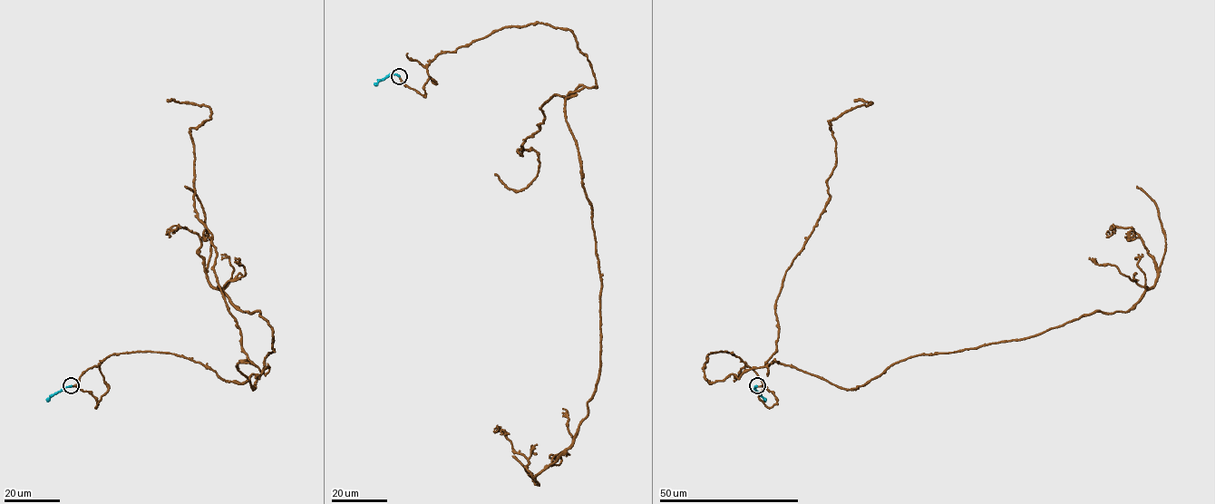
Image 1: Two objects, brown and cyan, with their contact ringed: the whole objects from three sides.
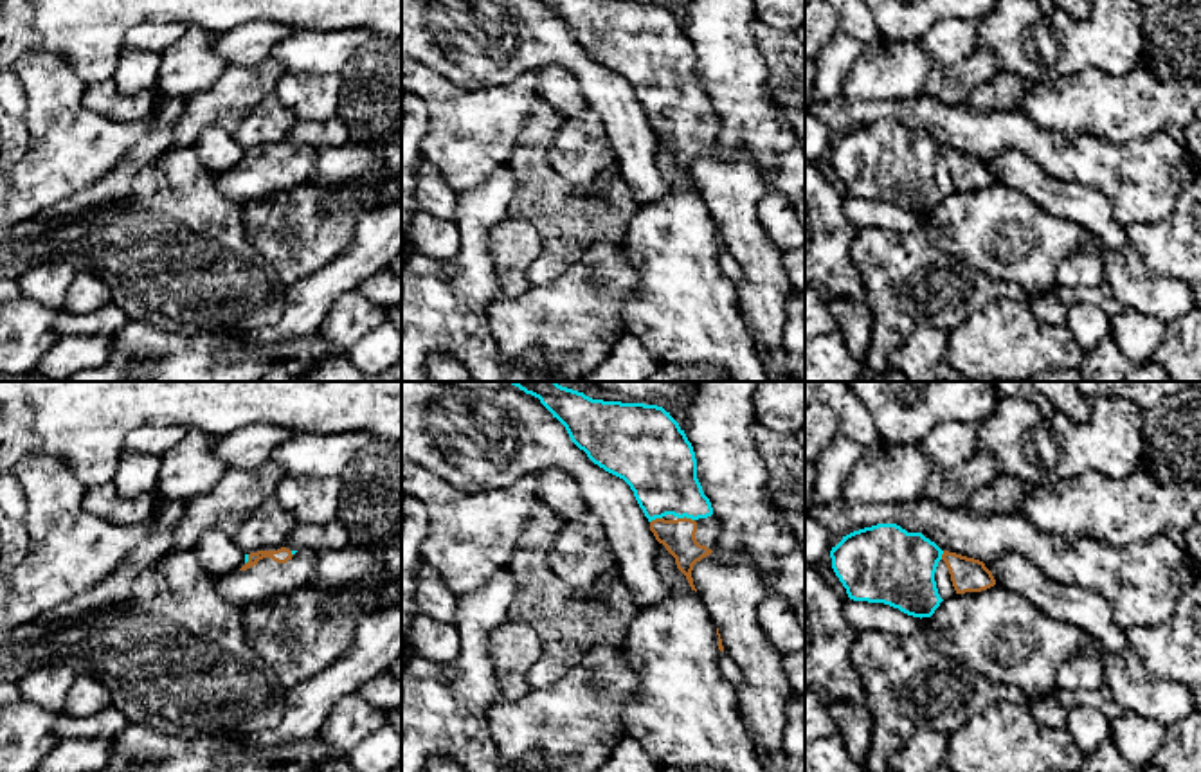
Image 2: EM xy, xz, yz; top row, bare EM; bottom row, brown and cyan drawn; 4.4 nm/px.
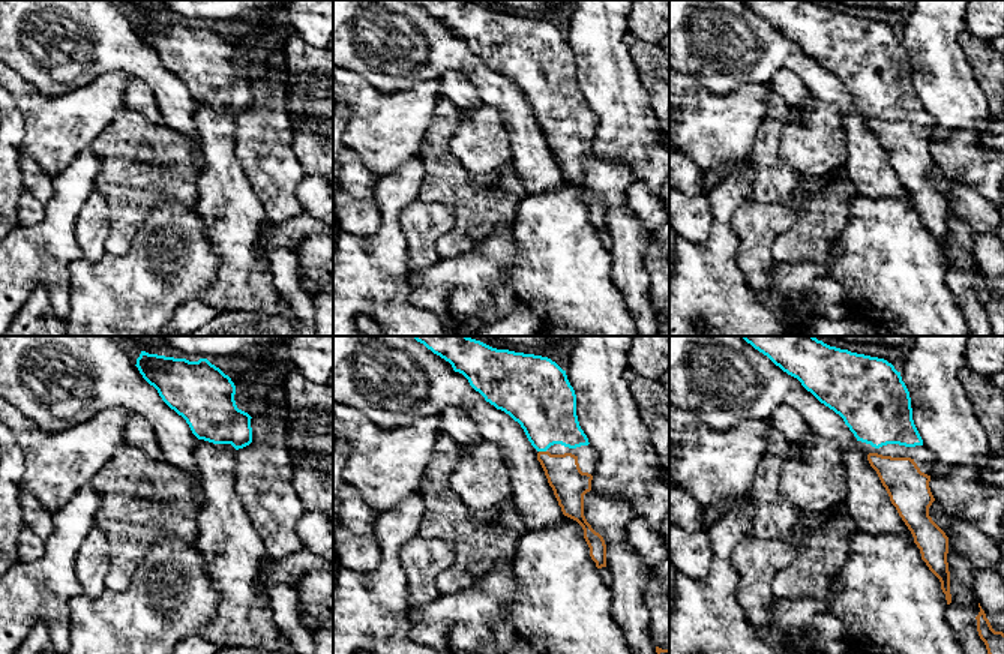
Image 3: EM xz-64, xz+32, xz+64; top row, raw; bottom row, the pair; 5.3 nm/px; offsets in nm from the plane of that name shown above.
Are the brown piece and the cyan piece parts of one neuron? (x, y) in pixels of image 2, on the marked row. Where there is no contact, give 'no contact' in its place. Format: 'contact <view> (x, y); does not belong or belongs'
contact xz (685, 517); belongs

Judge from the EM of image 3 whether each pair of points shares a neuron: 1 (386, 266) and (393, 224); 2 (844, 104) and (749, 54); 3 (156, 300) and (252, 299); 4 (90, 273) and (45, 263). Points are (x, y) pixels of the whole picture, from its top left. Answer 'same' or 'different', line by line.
1: same
2: same
3: different
4: different

